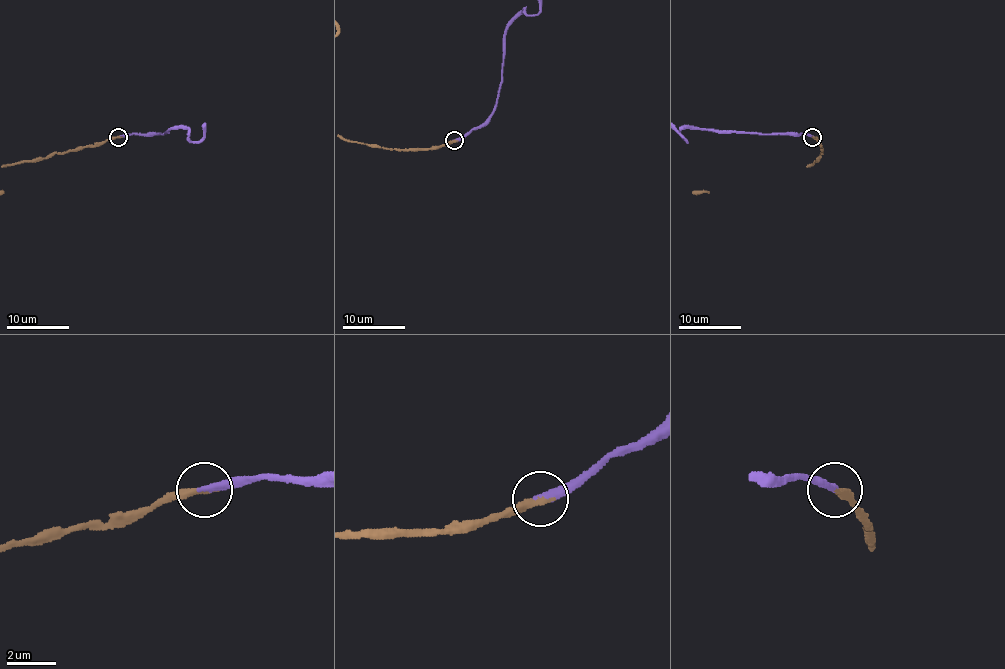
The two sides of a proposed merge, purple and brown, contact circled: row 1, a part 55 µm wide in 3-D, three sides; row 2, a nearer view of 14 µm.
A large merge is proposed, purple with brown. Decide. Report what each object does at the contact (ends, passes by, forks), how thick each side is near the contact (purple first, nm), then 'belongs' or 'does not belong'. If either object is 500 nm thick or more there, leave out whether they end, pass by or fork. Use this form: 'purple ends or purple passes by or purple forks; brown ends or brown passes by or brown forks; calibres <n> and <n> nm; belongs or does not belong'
purple ends; brown ends; calibres 320 and 280 nm; belongs

